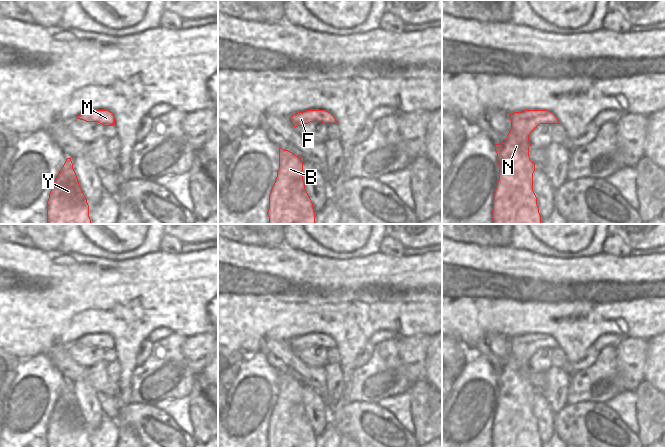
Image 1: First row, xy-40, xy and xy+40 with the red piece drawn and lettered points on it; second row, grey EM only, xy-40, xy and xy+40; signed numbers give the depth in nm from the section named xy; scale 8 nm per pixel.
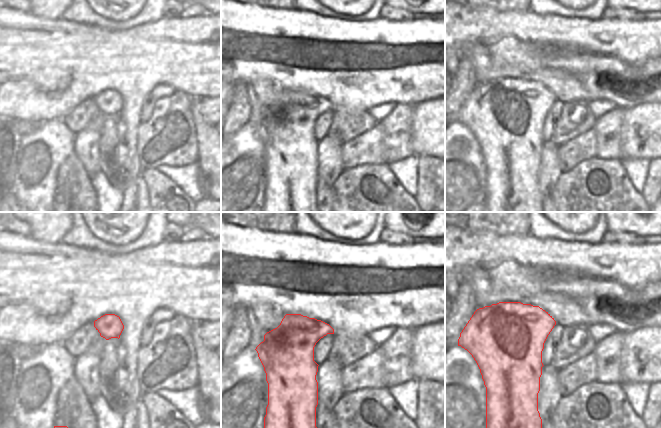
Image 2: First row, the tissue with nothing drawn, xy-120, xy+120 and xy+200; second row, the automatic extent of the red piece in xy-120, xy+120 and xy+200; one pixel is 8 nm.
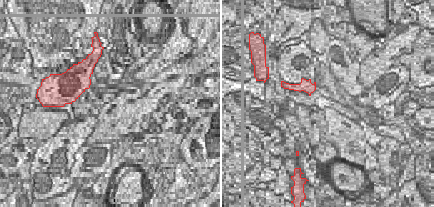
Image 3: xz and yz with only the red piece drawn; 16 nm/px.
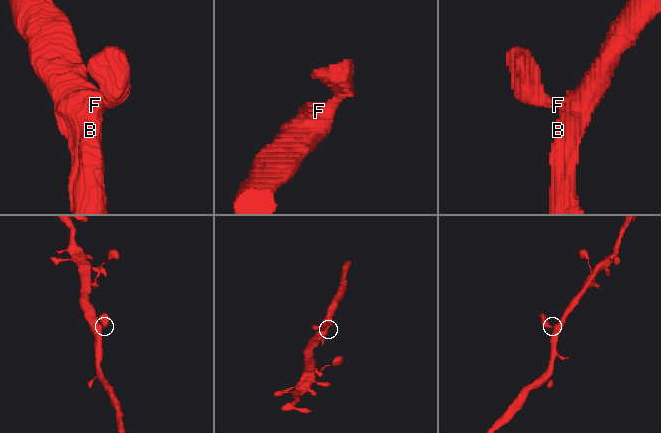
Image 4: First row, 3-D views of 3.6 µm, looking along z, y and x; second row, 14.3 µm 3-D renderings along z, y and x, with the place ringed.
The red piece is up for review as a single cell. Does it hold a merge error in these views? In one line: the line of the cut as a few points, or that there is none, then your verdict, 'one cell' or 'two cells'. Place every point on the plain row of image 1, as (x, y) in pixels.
cut none; one cell

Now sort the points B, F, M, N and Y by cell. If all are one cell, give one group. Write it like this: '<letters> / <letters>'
B F M N Y

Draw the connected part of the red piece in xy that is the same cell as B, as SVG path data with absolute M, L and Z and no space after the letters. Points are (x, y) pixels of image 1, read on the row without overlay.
M282 372L267 439L269 448L315 448L313 427L303 405L303 385Z

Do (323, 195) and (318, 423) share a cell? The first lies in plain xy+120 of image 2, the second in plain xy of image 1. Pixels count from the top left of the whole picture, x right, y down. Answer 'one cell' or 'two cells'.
one cell

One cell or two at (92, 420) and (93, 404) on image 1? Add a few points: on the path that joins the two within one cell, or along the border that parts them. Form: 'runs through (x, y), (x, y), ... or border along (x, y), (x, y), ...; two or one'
runs through (92, 416), (92, 408); one

